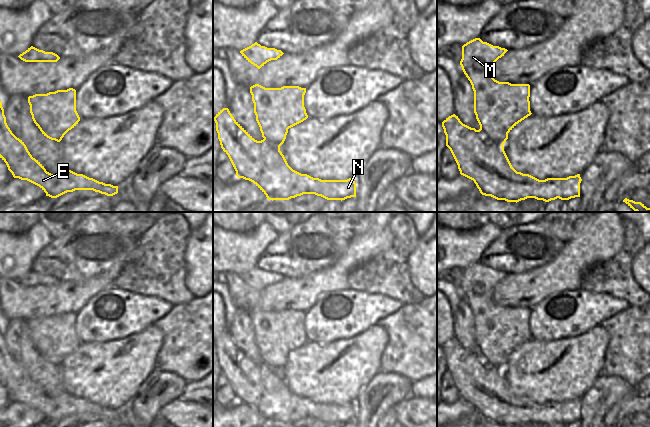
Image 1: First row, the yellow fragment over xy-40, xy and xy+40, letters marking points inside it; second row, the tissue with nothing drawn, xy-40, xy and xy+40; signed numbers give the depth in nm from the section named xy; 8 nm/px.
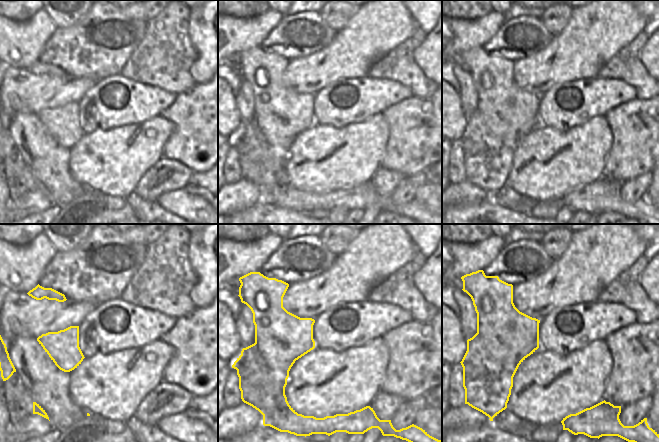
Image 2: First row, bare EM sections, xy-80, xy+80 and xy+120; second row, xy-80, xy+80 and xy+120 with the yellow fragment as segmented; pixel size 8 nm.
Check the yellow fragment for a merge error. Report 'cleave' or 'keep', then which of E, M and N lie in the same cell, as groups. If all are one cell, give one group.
cleave; groups E N / M

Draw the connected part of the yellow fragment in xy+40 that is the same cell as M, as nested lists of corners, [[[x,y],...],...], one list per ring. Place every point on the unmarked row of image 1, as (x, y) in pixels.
[[[475,262],[462,270],[460,289],[474,315],[474,337],[480,349],[477,356],[483,362],[504,369],[508,357],[522,344],[530,340],[530,309],[499,306],[492,301],[494,287],[508,274],[493,270]]]

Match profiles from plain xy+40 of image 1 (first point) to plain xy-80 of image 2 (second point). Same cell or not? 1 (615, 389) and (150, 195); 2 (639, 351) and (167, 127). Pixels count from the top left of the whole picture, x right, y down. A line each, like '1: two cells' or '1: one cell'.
1: one cell
2: two cells

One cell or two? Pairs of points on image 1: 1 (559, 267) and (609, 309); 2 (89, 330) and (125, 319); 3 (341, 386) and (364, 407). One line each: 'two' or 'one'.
1: two
2: one
3: two

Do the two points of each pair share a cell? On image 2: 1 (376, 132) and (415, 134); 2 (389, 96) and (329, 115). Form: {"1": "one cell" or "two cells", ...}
{"1": "two cells", "2": "one cell"}

